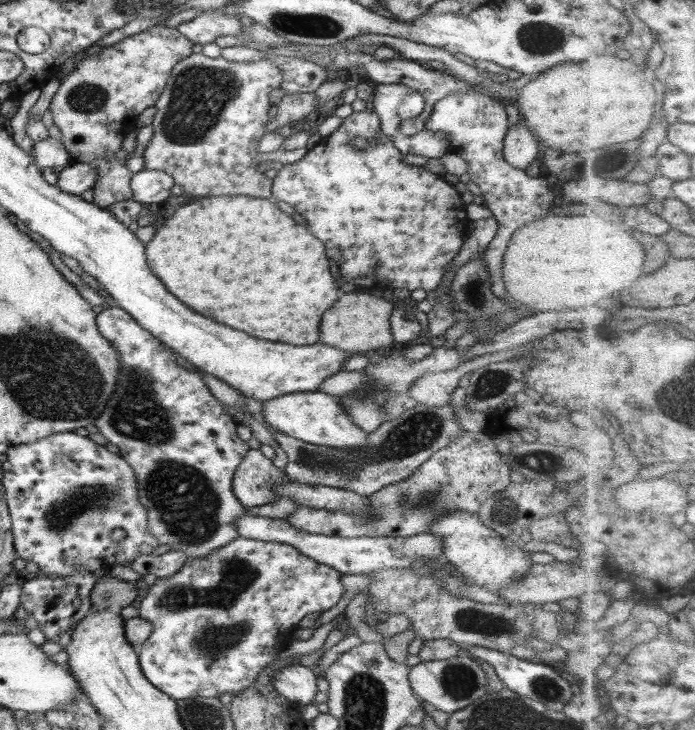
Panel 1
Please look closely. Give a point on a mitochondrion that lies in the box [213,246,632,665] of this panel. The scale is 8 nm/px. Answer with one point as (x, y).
(415, 433)

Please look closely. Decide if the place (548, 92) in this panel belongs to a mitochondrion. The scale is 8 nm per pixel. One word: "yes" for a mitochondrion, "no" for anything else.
no

